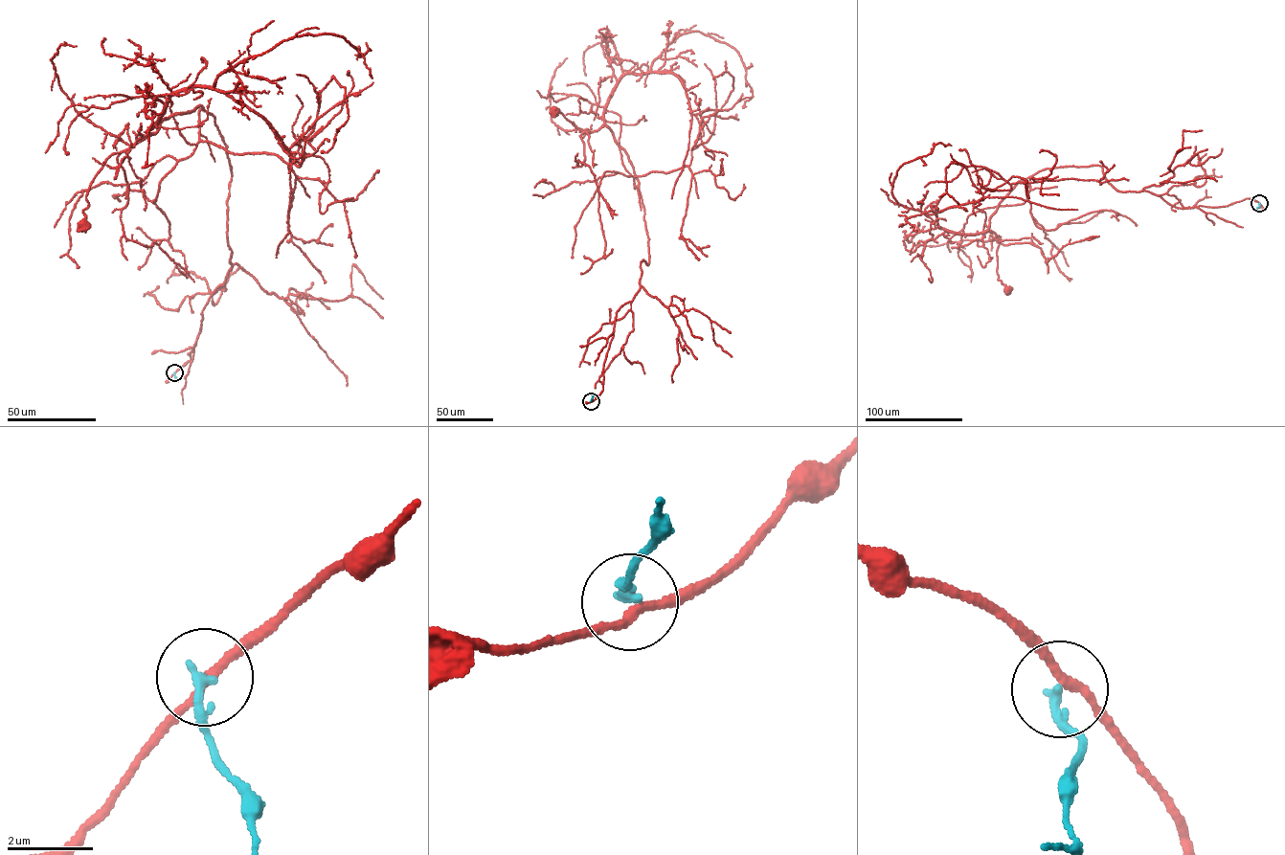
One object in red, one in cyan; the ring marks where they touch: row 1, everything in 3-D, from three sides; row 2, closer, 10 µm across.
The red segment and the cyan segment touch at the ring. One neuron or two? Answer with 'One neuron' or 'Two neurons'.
Two neurons

